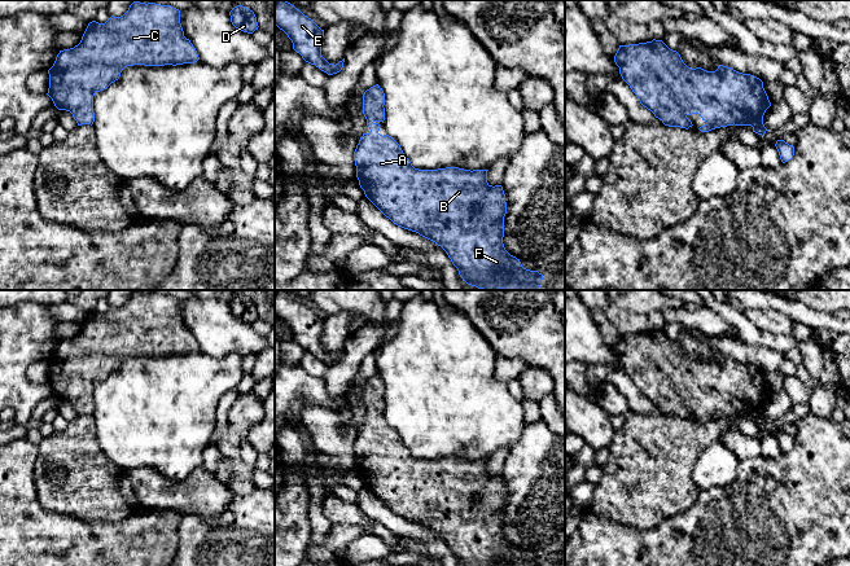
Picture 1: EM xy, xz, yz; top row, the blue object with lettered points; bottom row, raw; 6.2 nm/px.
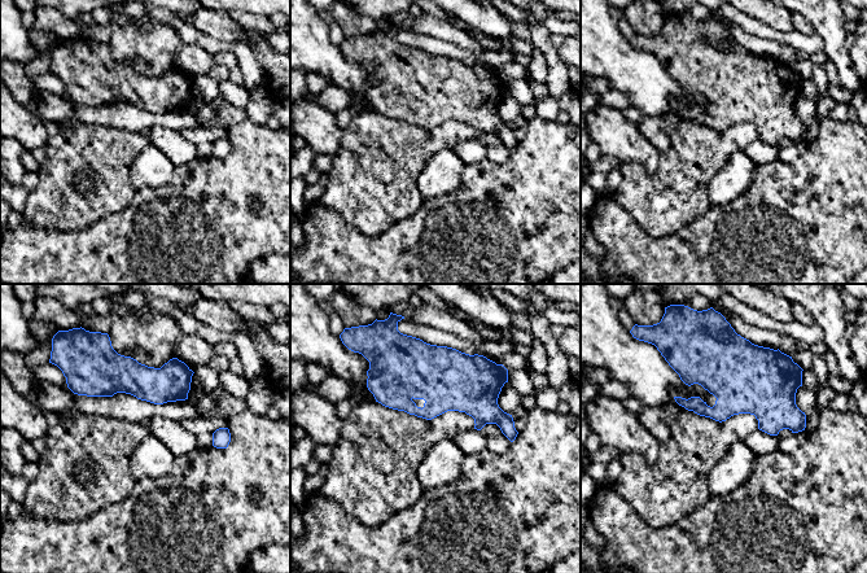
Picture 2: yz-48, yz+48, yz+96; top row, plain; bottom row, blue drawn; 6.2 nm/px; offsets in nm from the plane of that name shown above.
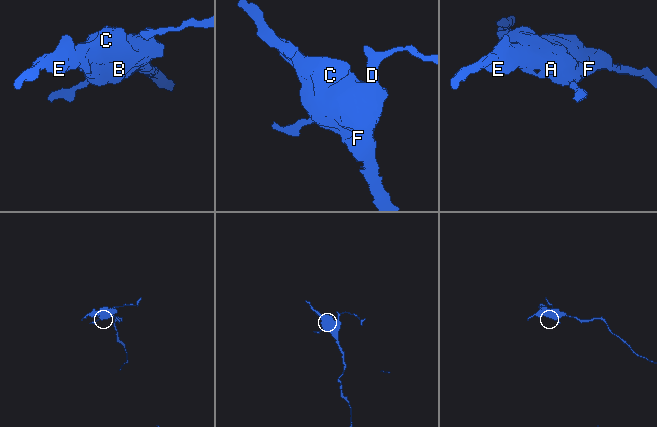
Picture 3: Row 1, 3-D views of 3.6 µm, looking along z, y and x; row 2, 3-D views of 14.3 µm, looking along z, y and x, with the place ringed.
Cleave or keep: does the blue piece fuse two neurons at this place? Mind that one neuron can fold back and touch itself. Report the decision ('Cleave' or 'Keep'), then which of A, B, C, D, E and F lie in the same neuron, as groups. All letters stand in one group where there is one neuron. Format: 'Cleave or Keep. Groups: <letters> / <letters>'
Keep. Groups: A B C D E F

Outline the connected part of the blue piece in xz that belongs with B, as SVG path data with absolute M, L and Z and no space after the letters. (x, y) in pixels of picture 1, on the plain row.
M376 374L363 385L363 404L369 424L363 424L354 442L356 468L365 487L394 514L441 536L460 566L543 566L522 557L503 534L505 484L501 475L487 473L488 460L446 457L419 460L389 425L380 425L385 411L385 383Z

